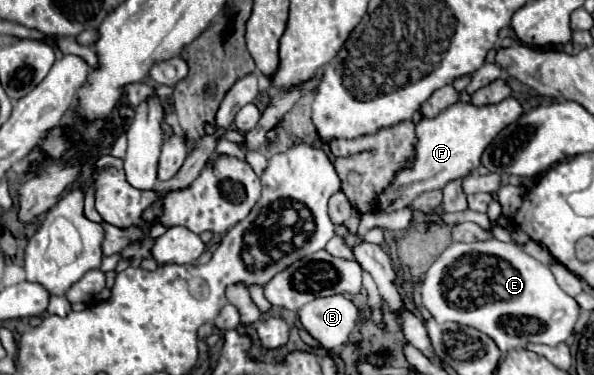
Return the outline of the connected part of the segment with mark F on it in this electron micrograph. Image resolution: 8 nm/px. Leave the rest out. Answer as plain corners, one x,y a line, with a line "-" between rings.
507,97
495,105
473,105
457,101
449,105
439,117
423,119
417,125
417,145
415,145
415,165
413,169
403,169
395,175
395,181
379,195
379,209
389,213
413,203
425,191
443,189
447,181
467,177
481,165
481,155
485,147
495,139
495,135
517,121
523,107
517,99

